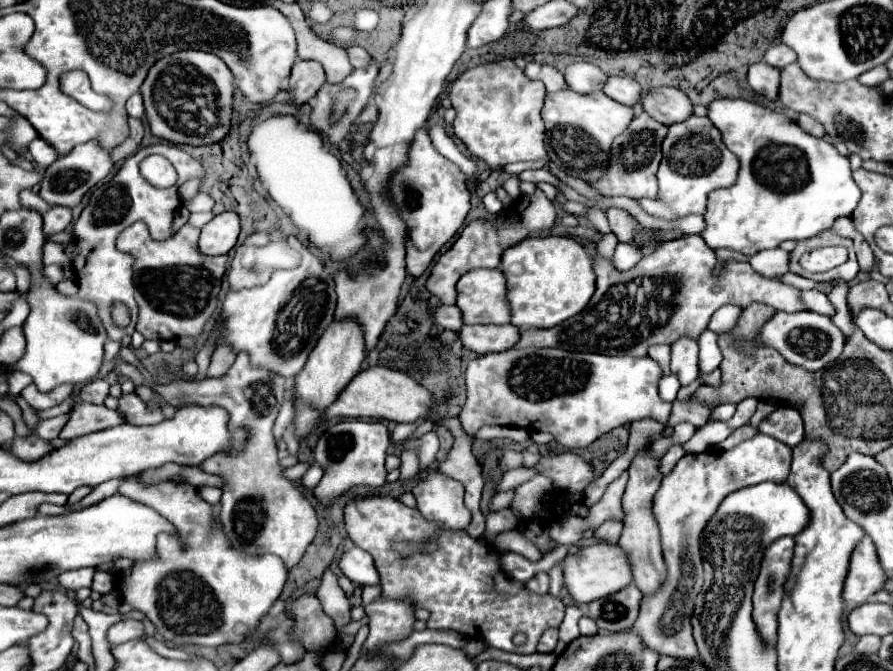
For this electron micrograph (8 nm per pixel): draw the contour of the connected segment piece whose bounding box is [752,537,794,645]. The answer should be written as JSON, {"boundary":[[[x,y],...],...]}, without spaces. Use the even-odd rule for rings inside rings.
{"boundary":[[[780,537],[774,543],[770,543],[764,551],[762,565],[758,579],[754,583],[754,619],[760,629],[760,635],[766,641],[776,643],[776,613],[780,609],[782,593],[784,593],[784,581],[790,573],[792,563],[792,551],[794,551],[794,539],[792,537]]]}

